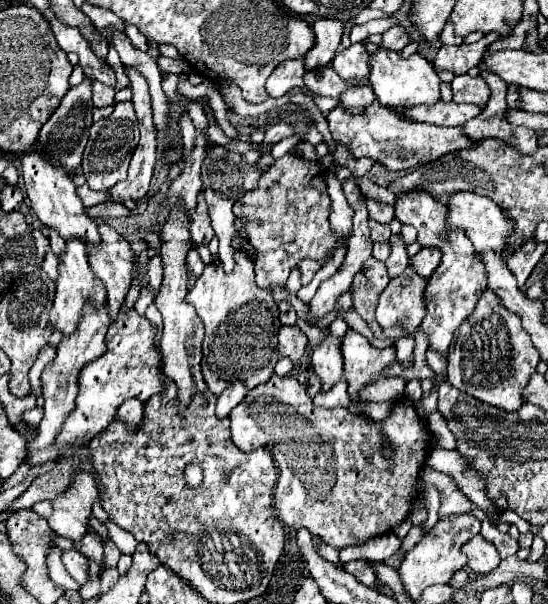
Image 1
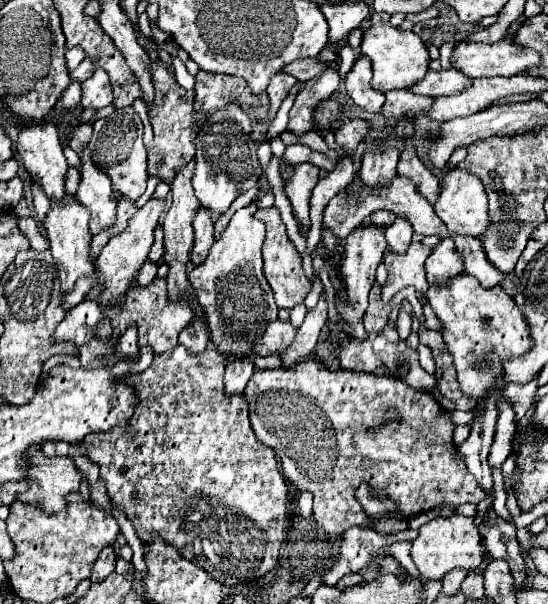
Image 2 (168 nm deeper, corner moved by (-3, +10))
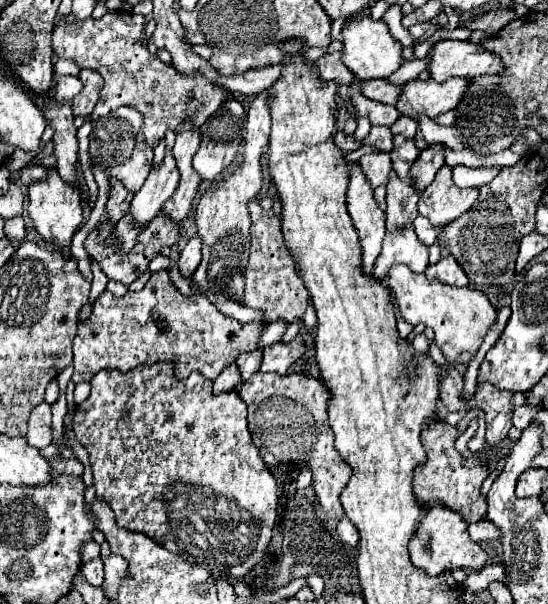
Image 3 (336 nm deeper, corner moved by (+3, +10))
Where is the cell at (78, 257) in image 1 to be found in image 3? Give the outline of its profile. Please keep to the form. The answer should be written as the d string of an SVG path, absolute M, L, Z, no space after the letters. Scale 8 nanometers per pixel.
M47 168L47 176L29 184L27 186L27 196L29 196L29 216L35 222L37 232L53 244L69 258L69 242L73 238L73 234L77 232L77 226L83 224L83 206L81 206L81 192L65 182L55 168Z

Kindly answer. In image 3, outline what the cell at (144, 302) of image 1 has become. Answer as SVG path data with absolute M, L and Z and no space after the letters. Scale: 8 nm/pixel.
M167 270L151 274L149 282L141 292L127 292L123 298L115 298L111 292L103 292L101 298L93 304L91 316L79 324L77 338L73 340L73 382L89 382L99 370L115 368L119 372L129 372L139 366L153 366L157 362L171 362L173 374L179 378L187 378L193 370L203 374L209 380L215 380L219 372L235 362L235 358L243 352L257 350L257 340L263 332L261 322L239 322L233 318L223 316L203 294L183 296L177 286L169 280Z

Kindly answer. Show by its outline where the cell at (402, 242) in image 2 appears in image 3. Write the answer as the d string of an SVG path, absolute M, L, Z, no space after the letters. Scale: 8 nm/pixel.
M393 172L393 178L389 178L385 200L387 200L385 216L387 216L389 232L401 230L405 224L411 224L419 216L417 192L413 192L413 188L407 182L401 182L401 178L397 178L395 172Z

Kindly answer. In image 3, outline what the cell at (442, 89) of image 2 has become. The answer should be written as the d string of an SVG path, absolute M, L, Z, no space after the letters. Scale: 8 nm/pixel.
M373 80L373 82L353 82L353 86L357 90L361 90L363 96L375 100L375 102L383 102L383 104L395 104L399 94L401 94L401 86L393 86L389 84L389 80Z

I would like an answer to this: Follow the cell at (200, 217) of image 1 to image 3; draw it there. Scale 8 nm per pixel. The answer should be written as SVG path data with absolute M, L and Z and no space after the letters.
M193 236L185 244L185 248L181 250L179 260L177 260L177 268L179 268L181 276L191 278L193 276L193 270L197 270L199 262L201 262L201 238L199 236Z

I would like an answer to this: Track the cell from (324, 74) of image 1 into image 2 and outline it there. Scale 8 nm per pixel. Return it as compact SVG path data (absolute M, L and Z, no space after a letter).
M315 56L315 58L295 60L295 62L287 64L287 66L283 68L283 72L293 74L299 82L307 82L307 80L317 78L321 72L325 72L325 70L331 68L331 66L333 66L333 62L323 62L319 56Z

